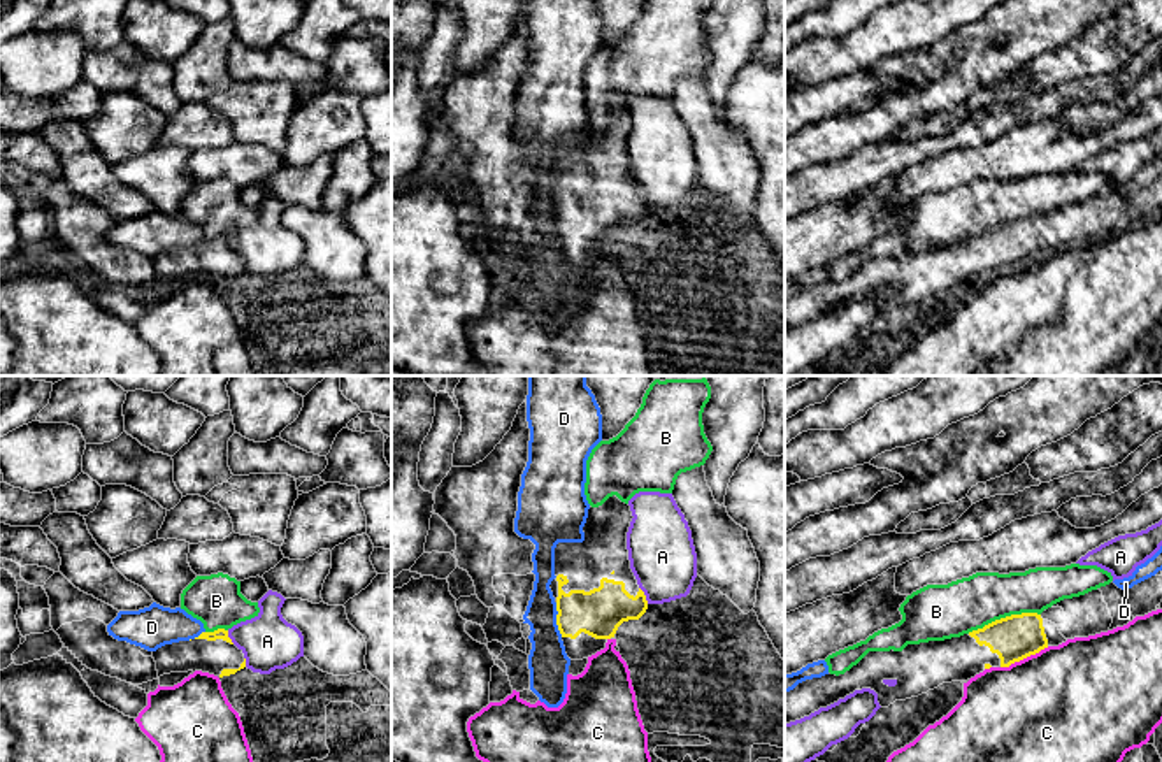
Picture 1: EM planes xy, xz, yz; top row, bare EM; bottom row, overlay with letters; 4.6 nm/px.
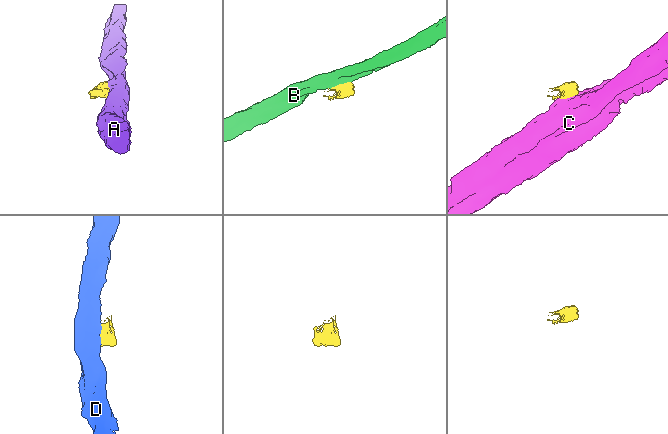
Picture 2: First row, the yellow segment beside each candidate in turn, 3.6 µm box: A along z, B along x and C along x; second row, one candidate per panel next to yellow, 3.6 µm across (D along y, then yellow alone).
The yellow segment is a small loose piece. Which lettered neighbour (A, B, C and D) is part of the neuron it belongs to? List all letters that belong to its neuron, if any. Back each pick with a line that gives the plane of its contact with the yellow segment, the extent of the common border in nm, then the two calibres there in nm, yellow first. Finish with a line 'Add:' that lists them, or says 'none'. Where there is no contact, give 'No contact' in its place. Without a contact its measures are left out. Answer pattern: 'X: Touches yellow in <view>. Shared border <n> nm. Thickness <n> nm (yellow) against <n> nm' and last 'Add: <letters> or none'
Add: none

